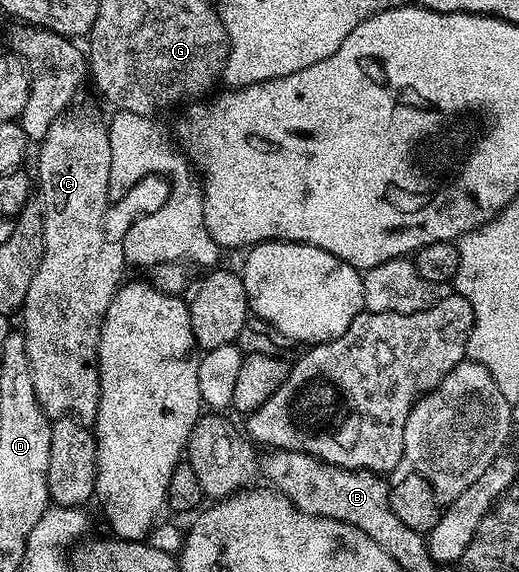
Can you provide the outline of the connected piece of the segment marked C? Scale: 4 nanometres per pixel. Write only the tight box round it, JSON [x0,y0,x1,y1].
[22,109,126,428]

